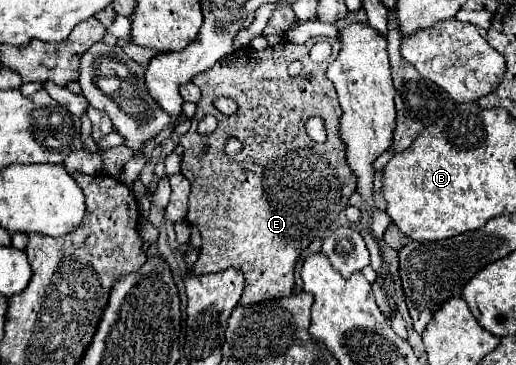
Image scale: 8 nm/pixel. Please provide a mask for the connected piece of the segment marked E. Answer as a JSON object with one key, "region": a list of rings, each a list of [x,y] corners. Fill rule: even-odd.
{"region":[[[311,38],[303,46],[295,46],[289,42],[281,42],[275,46],[269,46],[265,50],[253,50],[253,48],[241,48],[233,54],[221,58],[211,70],[205,70],[197,74],[191,82],[201,88],[201,100],[197,102],[197,114],[191,120],[191,130],[181,138],[181,144],[185,148],[183,162],[181,162],[181,174],[191,184],[189,194],[189,212],[185,216],[187,224],[197,226],[203,238],[201,252],[195,264],[187,270],[191,276],[201,276],[209,272],[219,272],[225,268],[239,268],[245,274],[245,290],[239,300],[241,306],[251,306],[263,300],[283,298],[293,294],[295,284],[295,264],[299,260],[299,254],[315,240],[321,238],[323,232],[335,222],[341,210],[347,208],[349,198],[353,192],[357,192],[357,176],[349,168],[347,154],[345,154],[345,142],[341,142],[339,136],[339,120],[341,120],[341,106],[335,92],[335,86],[325,78],[325,70],[329,62],[315,64],[309,58],[309,50],[315,42],[325,40],[333,46],[331,62],[339,54],[339,40],[337,38]],[[291,62],[303,62],[303,72],[299,76],[289,76],[289,64]],[[307,72],[313,72],[311,80],[305,80]],[[219,96],[231,96],[237,102],[237,112],[233,116],[221,114],[213,102]],[[207,114],[213,114],[219,120],[219,126],[215,132],[201,136],[197,132],[197,124]],[[309,116],[321,116],[325,118],[327,126],[327,142],[317,144],[313,142],[305,132],[305,120]],[[229,136],[235,136],[243,142],[243,150],[237,156],[227,156],[223,152],[225,140]],[[203,146],[209,146],[209,152],[201,156]]]}

